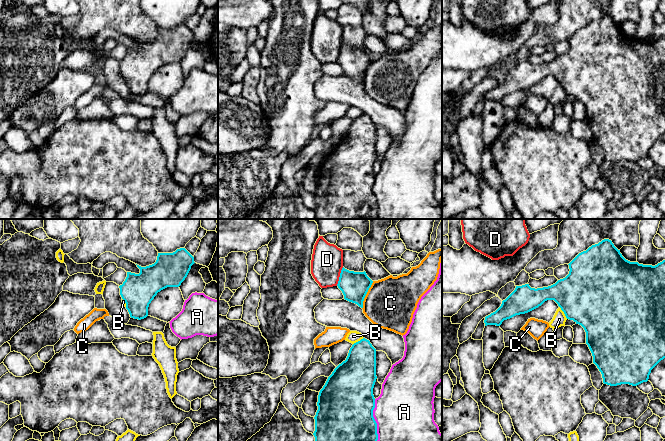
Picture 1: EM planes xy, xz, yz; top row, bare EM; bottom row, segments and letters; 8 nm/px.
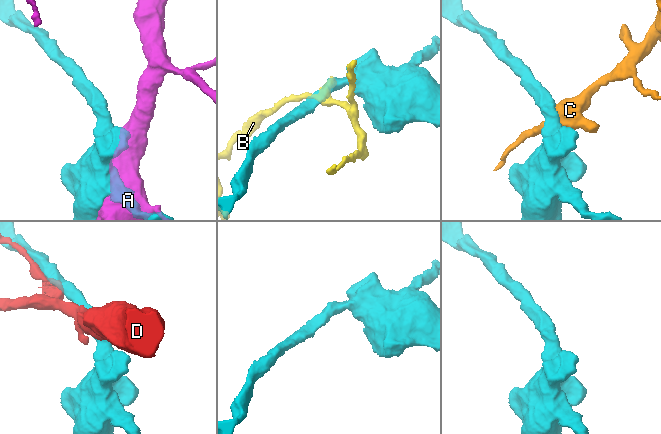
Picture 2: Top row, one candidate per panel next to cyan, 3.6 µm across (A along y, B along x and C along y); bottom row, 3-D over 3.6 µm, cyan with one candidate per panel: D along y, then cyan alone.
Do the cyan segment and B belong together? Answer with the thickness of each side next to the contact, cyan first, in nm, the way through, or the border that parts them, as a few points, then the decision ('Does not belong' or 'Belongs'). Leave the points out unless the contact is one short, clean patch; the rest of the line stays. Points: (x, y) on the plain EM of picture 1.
Thickness 480 nm (cyan) against 110 nm. Boundary: yz (559, 82), (567, 94). Does not belong

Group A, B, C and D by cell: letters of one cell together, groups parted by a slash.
A / B / C / D

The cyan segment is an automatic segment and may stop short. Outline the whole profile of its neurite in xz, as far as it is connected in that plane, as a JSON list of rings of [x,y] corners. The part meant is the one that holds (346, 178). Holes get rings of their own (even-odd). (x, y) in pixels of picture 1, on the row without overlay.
[[[363,114],[352,121],[346,136],[334,145],[319,168],[315,219],[377,219],[377,199],[373,193],[376,155],[376,125]]]

